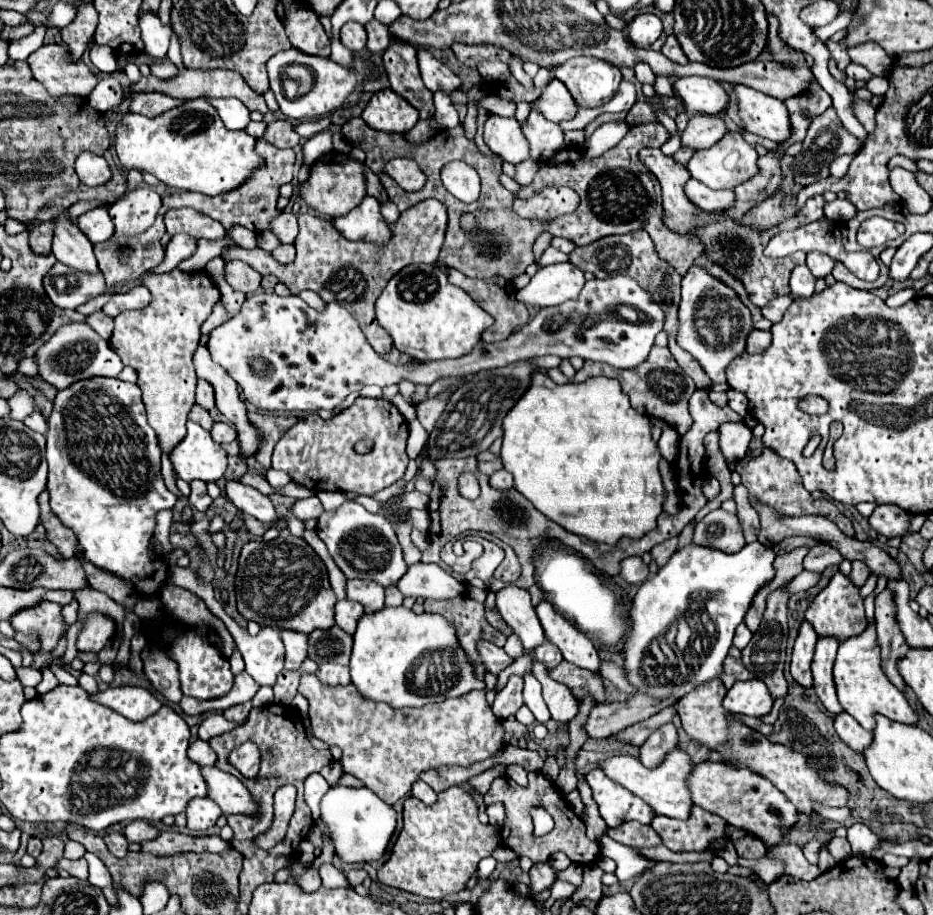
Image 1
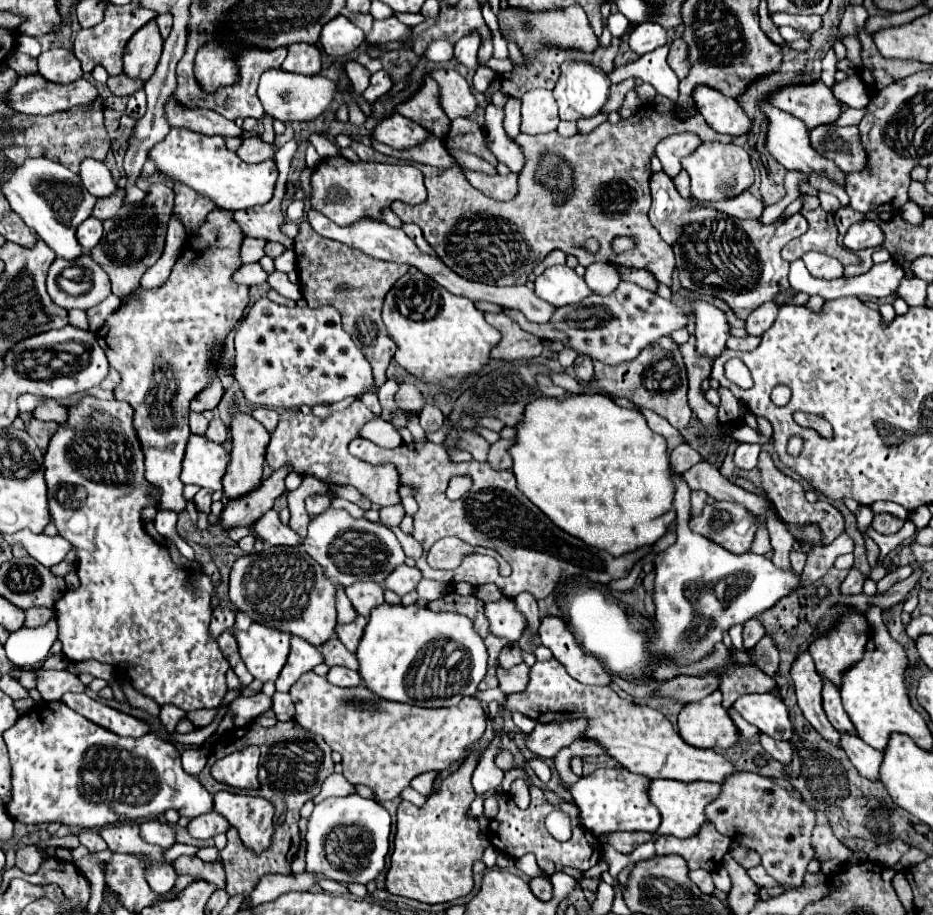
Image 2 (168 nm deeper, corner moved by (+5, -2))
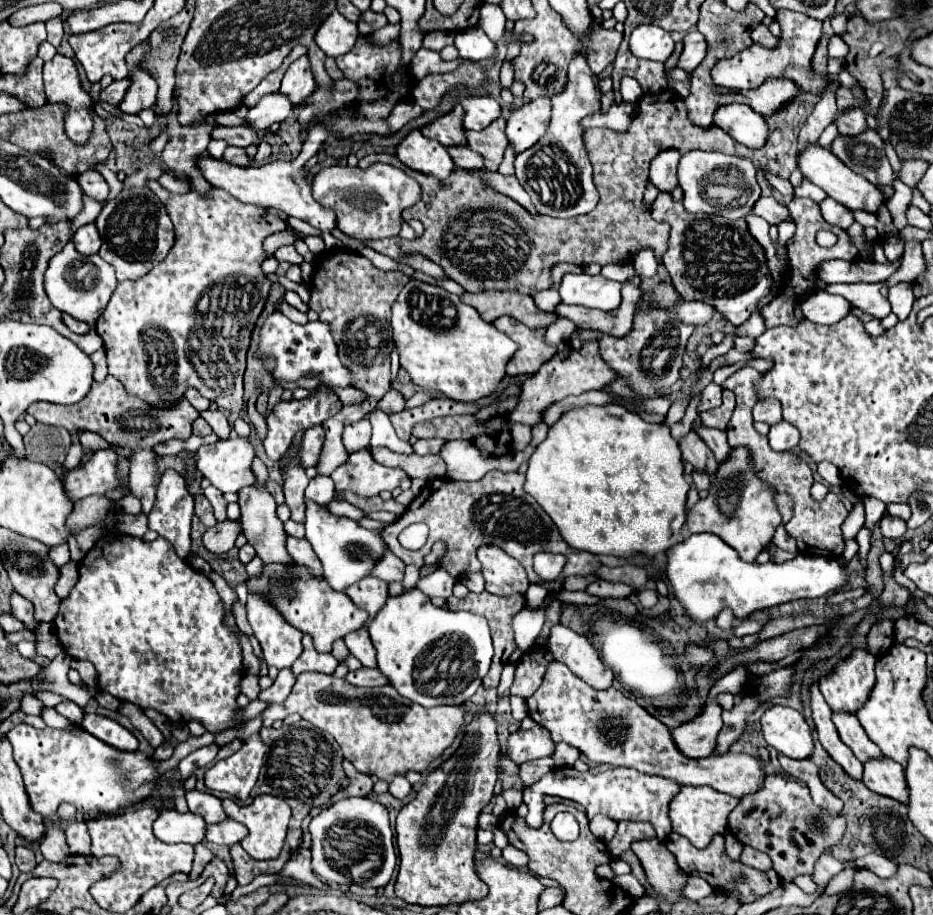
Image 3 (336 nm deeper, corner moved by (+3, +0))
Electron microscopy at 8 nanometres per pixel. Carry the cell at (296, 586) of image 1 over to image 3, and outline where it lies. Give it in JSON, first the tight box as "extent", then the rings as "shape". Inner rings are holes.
{"extent":[247,565,367,653],"shape":[[[265,565],[261,577],[247,579],[247,589],[267,595],[267,599],[275,603],[293,627],[313,637],[315,649],[321,653],[331,653],[337,639],[343,639],[347,633],[357,631],[367,623],[367,613],[355,607],[343,591],[335,591],[327,581],[315,579],[305,567],[299,565]]]}

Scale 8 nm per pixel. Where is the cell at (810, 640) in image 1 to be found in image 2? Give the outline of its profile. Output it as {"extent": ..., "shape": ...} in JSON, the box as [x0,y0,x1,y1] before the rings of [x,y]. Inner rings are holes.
{"extent":[791,651,839,745],"shape":[[[801,651],[797,659],[791,665],[791,679],[795,685],[797,703],[805,715],[805,719],[829,741],[835,741],[839,745],[839,733],[829,725],[829,719],[825,717],[825,711],[821,709],[821,679],[813,665],[813,659],[809,651]]]}

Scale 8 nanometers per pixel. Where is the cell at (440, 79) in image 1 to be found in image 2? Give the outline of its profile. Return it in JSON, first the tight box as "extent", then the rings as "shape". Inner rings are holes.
{"extent":[431,69,477,119],"shape":[[[435,69],[431,71],[431,77],[439,85],[439,103],[449,119],[473,113],[477,101],[469,91],[467,81],[455,69]]]}

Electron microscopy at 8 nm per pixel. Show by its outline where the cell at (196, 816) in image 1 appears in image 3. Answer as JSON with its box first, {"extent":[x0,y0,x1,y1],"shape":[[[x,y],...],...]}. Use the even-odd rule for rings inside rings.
{"extent":[207,821,247,845],"shape":[[[223,821],[223,823],[217,823],[217,825],[209,825],[207,827],[207,841],[211,843],[217,843],[217,845],[235,845],[235,843],[241,843],[243,837],[247,835],[247,827],[243,827],[241,823],[237,821]]]}

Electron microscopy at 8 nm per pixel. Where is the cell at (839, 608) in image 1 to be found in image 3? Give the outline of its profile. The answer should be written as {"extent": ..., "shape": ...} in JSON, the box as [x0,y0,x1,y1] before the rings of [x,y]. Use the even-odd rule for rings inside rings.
{"extent":[819,649,875,713],"shape":[[[857,649],[829,677],[821,679],[819,689],[835,713],[855,713],[867,703],[875,687],[875,661],[871,653]]]}

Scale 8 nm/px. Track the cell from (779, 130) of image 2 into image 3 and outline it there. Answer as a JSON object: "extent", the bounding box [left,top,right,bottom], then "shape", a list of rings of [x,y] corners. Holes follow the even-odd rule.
{"extent":[797,145,887,215],"shape":[[[819,145],[809,147],[809,151],[805,151],[803,155],[799,155],[797,165],[799,165],[799,169],[803,171],[803,175],[805,175],[811,183],[819,185],[831,199],[839,201],[841,205],[849,207],[851,211],[863,209],[863,211],[869,211],[869,213],[877,215],[879,207],[885,205],[885,201],[887,201],[887,197],[879,191],[879,187],[875,187],[873,183],[869,183],[869,181],[863,179],[861,175],[851,173],[851,169],[849,169],[845,163],[841,163],[829,149],[823,149],[823,147],[819,147]]]}

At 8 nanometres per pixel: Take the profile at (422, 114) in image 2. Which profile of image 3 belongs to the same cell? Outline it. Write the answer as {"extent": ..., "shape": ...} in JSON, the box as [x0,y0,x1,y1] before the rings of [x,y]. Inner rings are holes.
{"extent":[421,105,467,147],"shape":[[[455,105],[455,109],[449,115],[443,115],[435,123],[423,127],[421,133],[427,139],[439,141],[443,147],[467,145],[467,137],[465,137],[465,129],[463,129],[463,109],[459,105]]]}

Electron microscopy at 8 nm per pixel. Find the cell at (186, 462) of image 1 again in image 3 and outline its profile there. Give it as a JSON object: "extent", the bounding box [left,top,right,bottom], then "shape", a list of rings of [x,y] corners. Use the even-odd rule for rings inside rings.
{"extent":[197,437,255,491],"shape":[[[235,437],[217,441],[215,445],[203,445],[197,451],[197,469],[219,491],[239,491],[255,483],[251,463],[255,449],[247,439]]]}

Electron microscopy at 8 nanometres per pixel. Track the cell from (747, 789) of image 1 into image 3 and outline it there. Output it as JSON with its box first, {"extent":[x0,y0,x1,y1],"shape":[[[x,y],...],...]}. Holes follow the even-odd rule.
{"extent":[729,775,847,883],"shape":[[[767,775],[763,791],[745,795],[729,819],[729,831],[743,845],[767,853],[783,883],[791,883],[791,879],[797,875],[813,875],[813,867],[819,855],[825,849],[841,843],[845,827],[847,819],[843,813],[835,813],[833,817],[831,813],[819,809],[811,801],[807,785],[789,781],[779,775]]]}

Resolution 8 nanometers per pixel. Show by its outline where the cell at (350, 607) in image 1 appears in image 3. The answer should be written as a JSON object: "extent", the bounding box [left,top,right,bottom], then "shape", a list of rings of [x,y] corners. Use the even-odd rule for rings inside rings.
{"extent":[345,627,377,669],"shape":[[[365,627],[359,629],[359,631],[353,631],[351,635],[347,635],[345,643],[347,643],[351,655],[357,657],[363,663],[363,667],[371,667],[371,669],[377,667],[375,647],[371,645],[371,639],[369,639],[369,633],[367,633]]]}

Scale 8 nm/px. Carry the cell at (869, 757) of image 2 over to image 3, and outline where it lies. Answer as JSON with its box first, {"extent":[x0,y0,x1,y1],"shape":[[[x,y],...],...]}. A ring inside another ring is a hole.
{"extent":[863,757,907,805],"shape":[[[883,757],[879,763],[867,763],[863,773],[863,783],[877,795],[891,797],[899,803],[907,805],[907,781],[905,781],[905,769]]]}

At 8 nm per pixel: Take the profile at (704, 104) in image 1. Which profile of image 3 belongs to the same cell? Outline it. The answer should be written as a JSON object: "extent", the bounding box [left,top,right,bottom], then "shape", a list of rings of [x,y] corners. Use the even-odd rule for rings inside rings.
{"extent":[715,103,767,149],"shape":[[[731,103],[715,113],[715,123],[727,131],[737,143],[751,149],[761,149],[767,143],[767,121],[741,103]]]}

